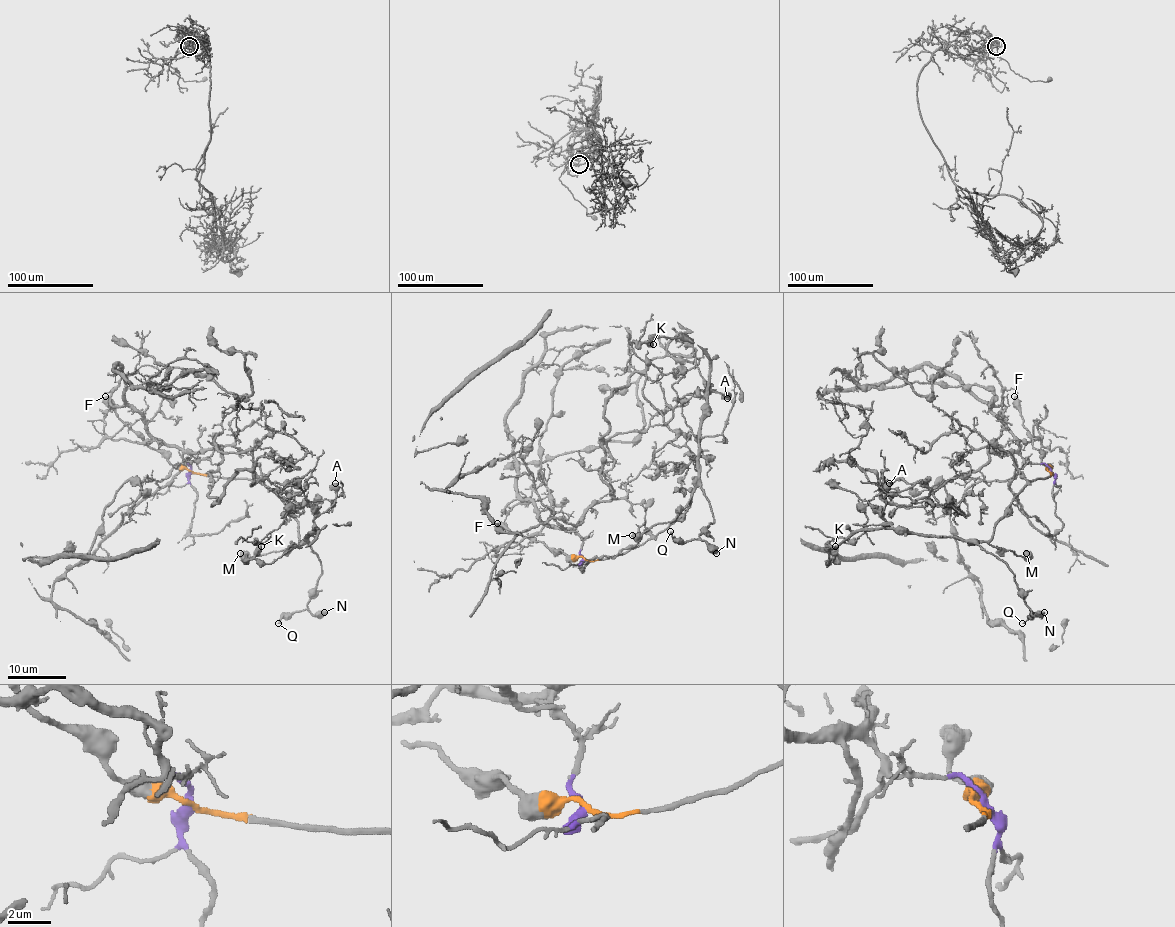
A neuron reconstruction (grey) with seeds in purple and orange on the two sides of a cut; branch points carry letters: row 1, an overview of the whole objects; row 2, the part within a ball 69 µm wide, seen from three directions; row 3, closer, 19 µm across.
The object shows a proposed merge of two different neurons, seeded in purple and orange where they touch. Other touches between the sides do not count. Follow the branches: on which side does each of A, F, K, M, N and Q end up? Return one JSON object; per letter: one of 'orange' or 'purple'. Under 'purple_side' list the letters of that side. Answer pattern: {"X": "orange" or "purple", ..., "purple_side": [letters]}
{"A": "orange", "F": "orange", "K": "orange", "M": "orange", "N": "orange", "Q": "orange", "purple_side": []}

